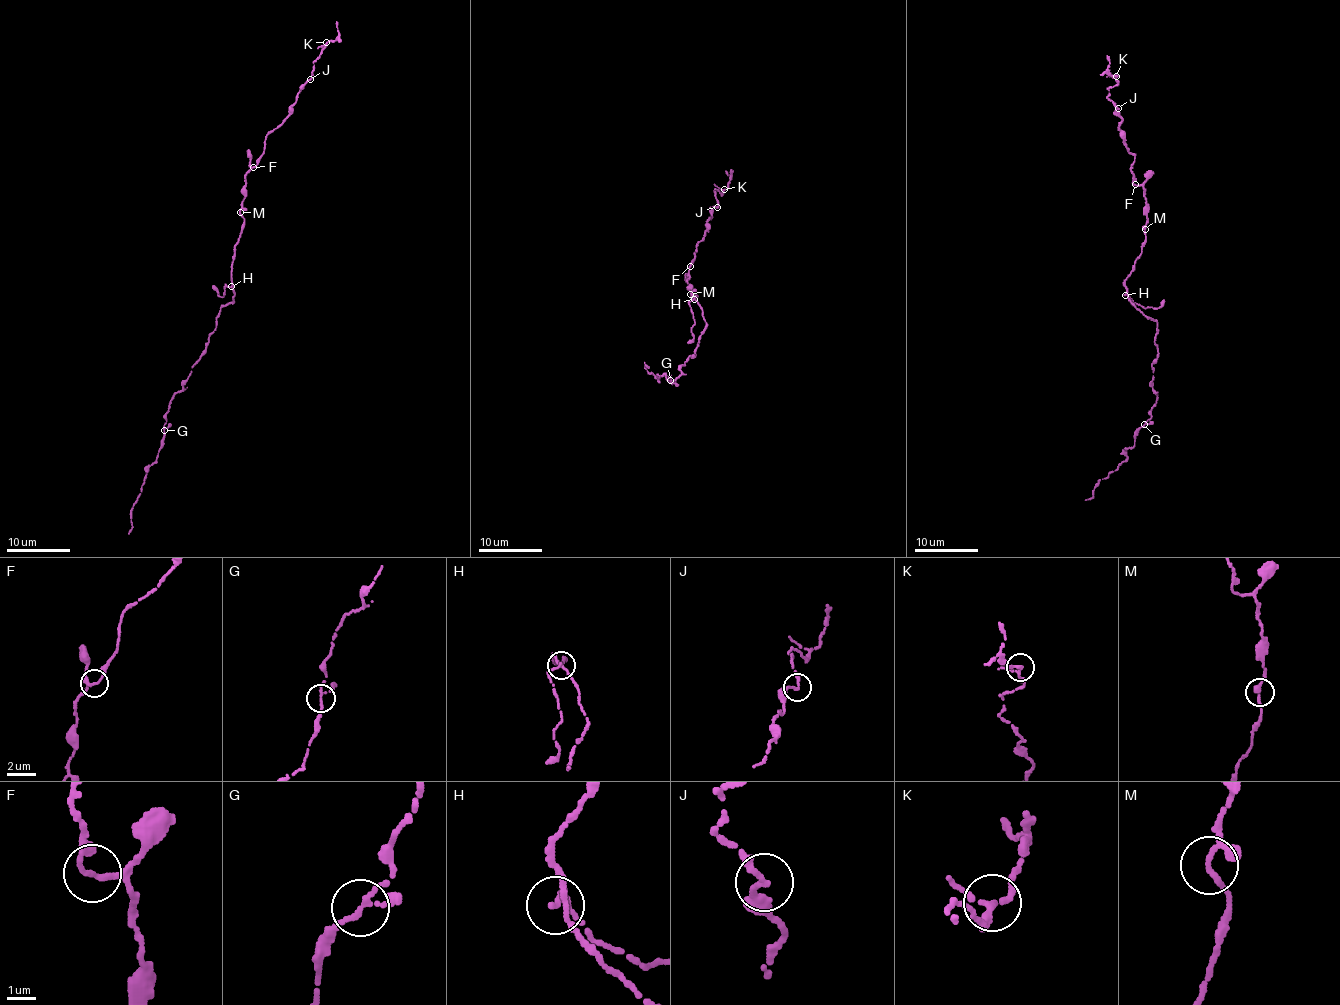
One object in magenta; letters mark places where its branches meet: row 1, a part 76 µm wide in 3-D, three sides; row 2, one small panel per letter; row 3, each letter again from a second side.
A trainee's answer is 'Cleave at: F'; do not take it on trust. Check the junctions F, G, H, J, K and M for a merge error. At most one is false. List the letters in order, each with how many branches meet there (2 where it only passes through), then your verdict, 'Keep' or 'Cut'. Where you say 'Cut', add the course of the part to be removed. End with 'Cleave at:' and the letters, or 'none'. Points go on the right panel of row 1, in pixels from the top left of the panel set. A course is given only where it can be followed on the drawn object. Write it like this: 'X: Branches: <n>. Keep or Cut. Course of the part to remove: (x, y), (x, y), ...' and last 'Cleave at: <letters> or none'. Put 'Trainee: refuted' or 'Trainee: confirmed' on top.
Trainee: refuted
F: Branches: 2. Keep
G: Branches: 3. Keep
H: Branches: 3. Keep
J: Branches: 2. Keep
K: Branches: 3. Keep
M: Branches: 3. Keep
Cleave at: none

